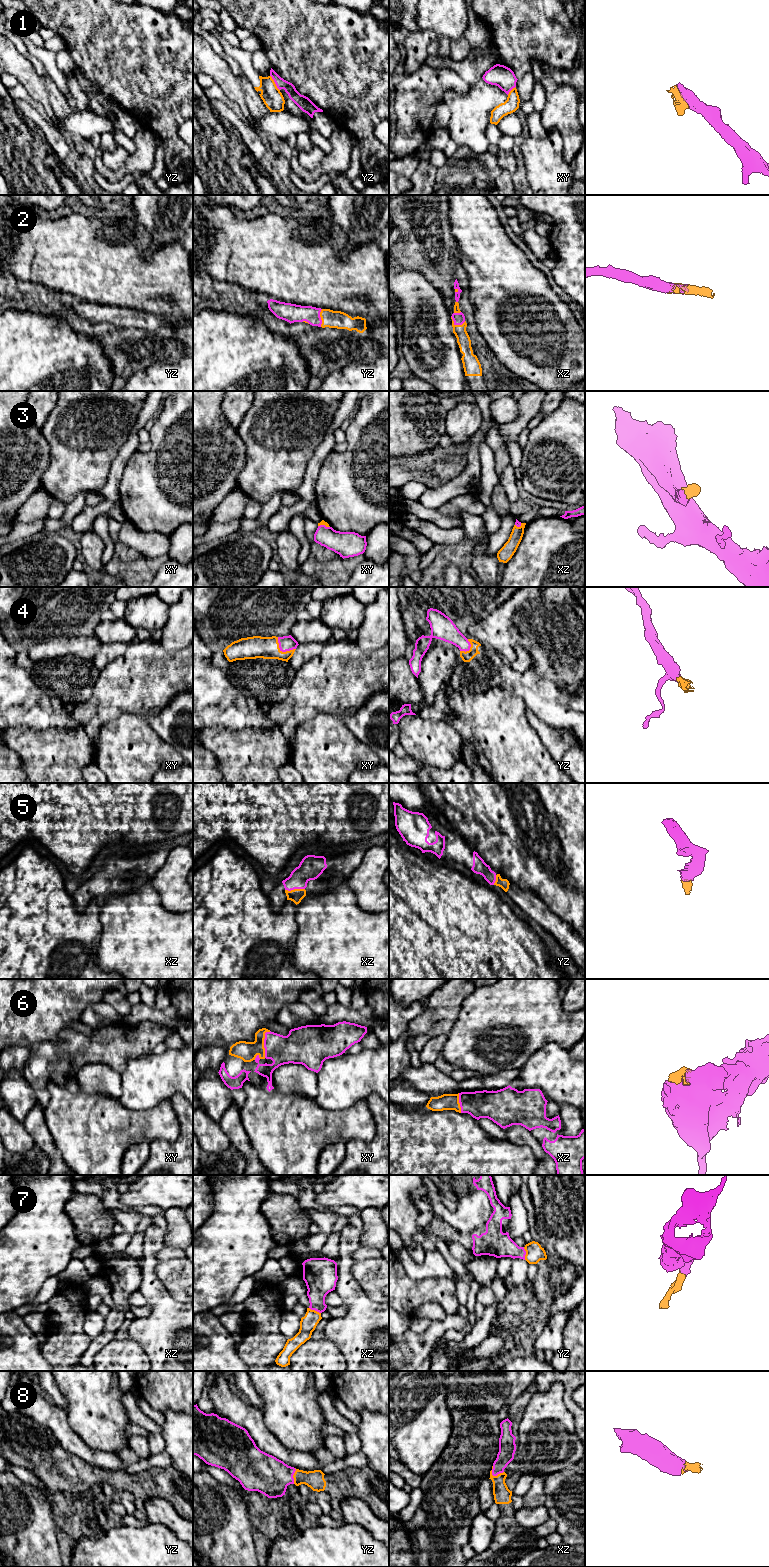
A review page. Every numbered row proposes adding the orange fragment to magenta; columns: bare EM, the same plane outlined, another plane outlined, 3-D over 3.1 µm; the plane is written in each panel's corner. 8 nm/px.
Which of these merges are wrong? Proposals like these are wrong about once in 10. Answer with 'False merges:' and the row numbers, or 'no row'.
False merges: no row

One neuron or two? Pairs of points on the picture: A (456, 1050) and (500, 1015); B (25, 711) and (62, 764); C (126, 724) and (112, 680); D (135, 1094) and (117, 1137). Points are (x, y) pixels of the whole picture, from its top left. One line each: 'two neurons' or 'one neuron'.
A: one neuron
B: one neuron
C: two neurons
D: two neurons

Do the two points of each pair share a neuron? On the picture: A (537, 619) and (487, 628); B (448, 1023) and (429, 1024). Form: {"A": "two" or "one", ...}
{"A": "one", "B": "two"}

